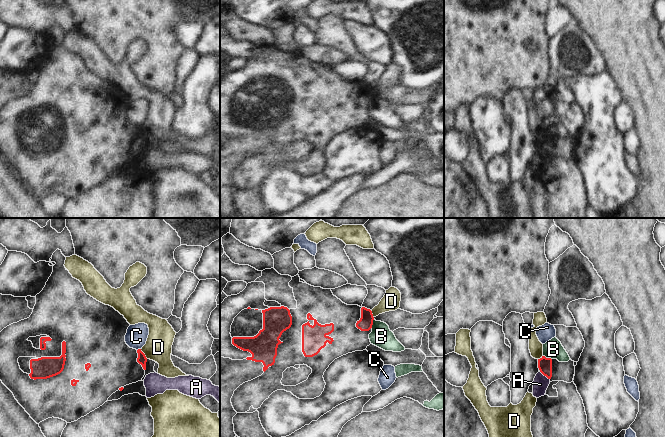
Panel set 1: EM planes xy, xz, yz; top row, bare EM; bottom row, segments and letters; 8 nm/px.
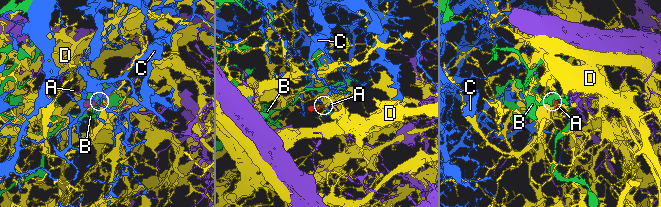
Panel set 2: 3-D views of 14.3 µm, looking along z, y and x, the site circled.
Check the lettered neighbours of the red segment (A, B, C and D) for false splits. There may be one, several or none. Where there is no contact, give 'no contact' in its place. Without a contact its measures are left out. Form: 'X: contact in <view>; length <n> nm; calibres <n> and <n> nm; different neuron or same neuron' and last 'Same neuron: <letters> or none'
A: contact in yz; length 100 nm; calibres 110 and 130 nm; different neuron
B: contact in xz; length 80 nm; calibres 120 and 170 nm; different neuron
C: contact in xy; length 40 nm; calibres 70 and 170 nm; different neuron
D: contact in xy; length 100 nm; calibres 70 and 220 nm; different neuron
Same neuron: none

